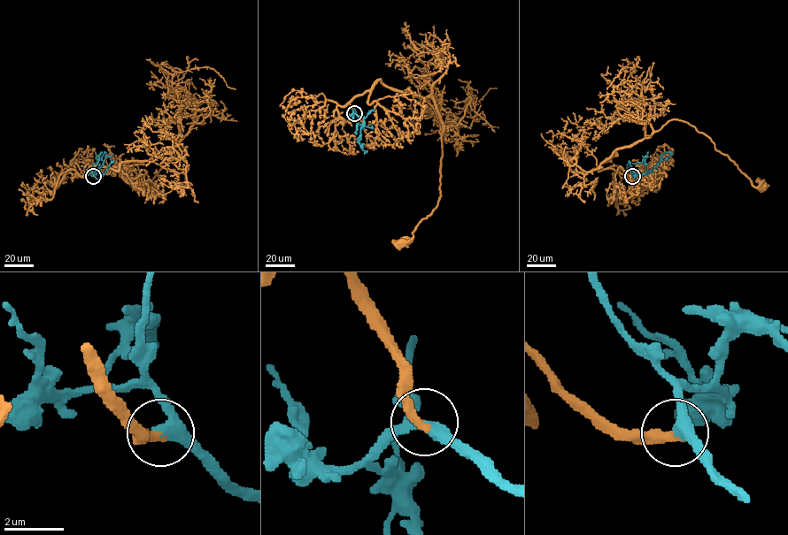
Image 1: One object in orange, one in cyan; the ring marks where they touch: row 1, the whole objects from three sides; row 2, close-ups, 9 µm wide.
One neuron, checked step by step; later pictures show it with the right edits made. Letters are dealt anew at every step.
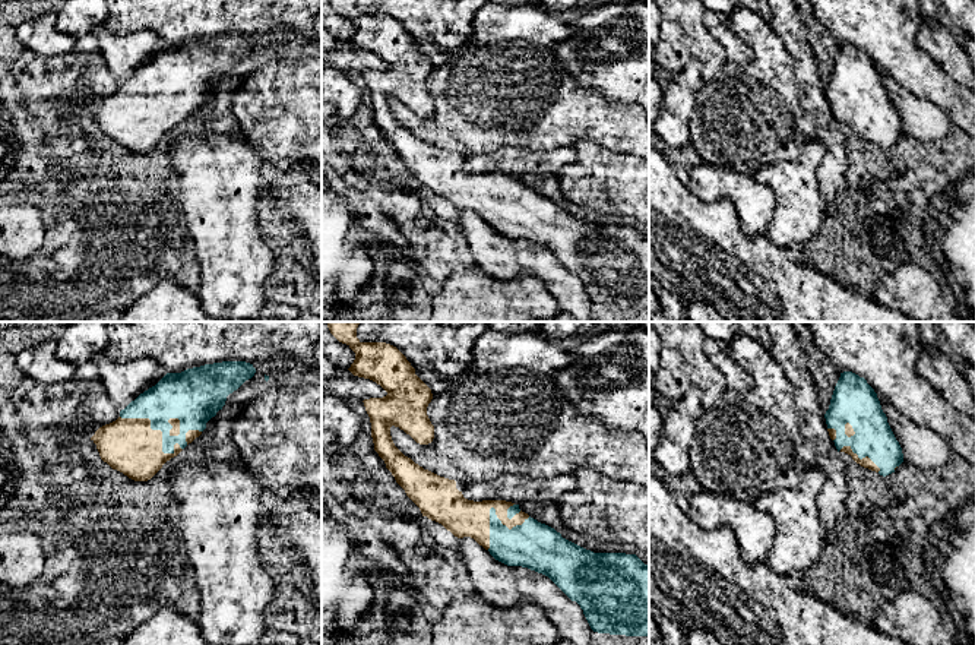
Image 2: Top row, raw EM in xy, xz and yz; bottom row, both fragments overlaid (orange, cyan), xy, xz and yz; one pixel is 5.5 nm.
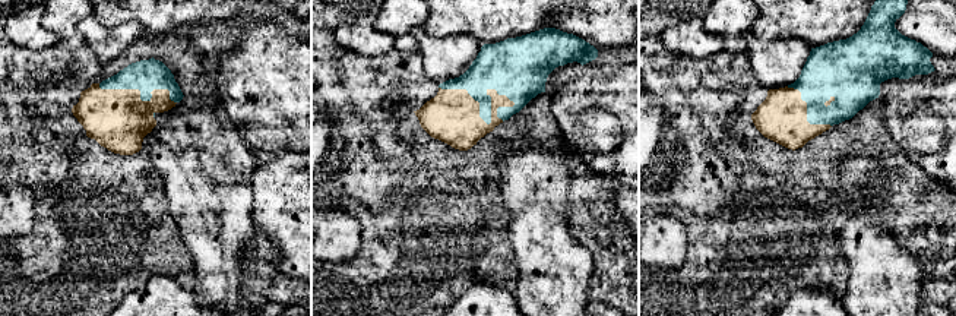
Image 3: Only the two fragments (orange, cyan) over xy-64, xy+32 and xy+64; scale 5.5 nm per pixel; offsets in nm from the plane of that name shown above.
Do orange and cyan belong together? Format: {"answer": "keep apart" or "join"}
{"answer": "join"}

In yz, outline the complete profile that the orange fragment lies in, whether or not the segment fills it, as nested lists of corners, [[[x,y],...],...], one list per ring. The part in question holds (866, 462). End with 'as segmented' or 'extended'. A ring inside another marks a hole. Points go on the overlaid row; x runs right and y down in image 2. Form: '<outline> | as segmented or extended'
[[[852,371],[841,373],[829,410],[827,431],[838,452],[886,477],[903,462],[903,453],[874,389]]] | extended

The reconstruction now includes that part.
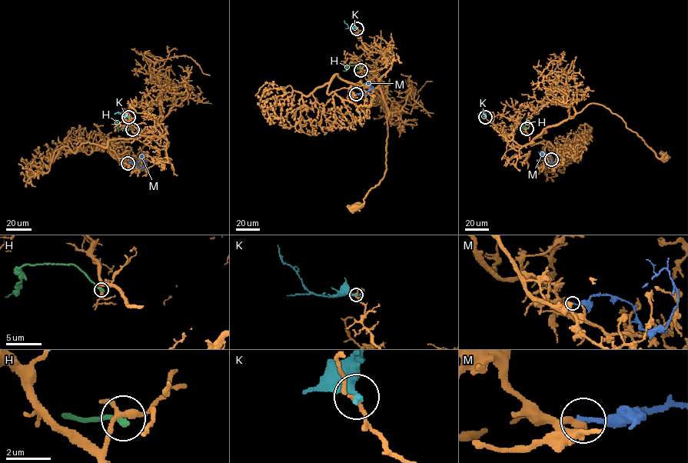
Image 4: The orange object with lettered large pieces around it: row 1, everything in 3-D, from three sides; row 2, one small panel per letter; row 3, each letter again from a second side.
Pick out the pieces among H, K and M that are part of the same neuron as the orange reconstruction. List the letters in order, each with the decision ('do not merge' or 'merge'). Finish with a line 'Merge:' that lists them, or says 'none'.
H: do not merge
K: do not merge
M: do not merge
Merge: none

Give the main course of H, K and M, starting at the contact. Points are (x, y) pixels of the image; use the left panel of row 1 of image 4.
H: (132, 129), (117, 130), (117, 121), (114, 119)
K: (128, 117), (119, 112), (114, 114)
M: (127, 163), (134, 161), (143, 168), (146, 161), (144, 156), (134, 165)

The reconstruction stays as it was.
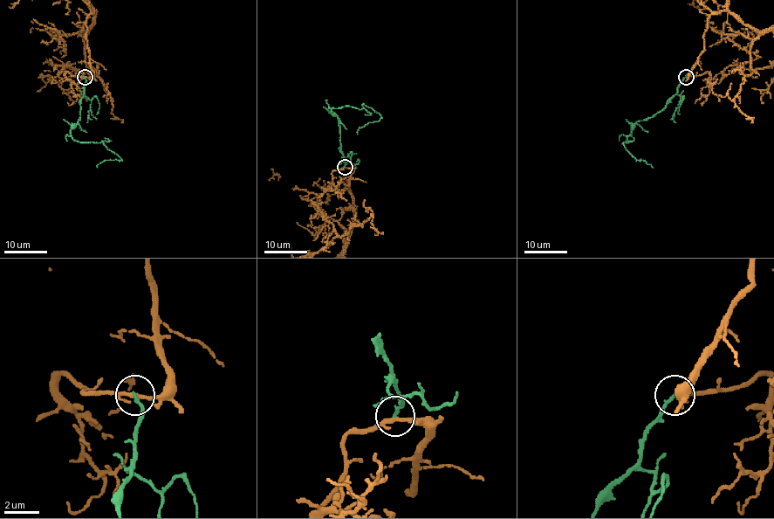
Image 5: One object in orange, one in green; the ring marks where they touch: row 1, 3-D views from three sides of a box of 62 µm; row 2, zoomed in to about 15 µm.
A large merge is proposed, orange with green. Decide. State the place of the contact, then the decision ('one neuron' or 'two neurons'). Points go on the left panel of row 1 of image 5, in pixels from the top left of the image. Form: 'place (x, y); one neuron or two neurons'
place (85, 77); two neurons

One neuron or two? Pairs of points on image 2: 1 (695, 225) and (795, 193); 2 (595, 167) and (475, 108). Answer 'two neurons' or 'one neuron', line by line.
1: two neurons
2: two neurons

